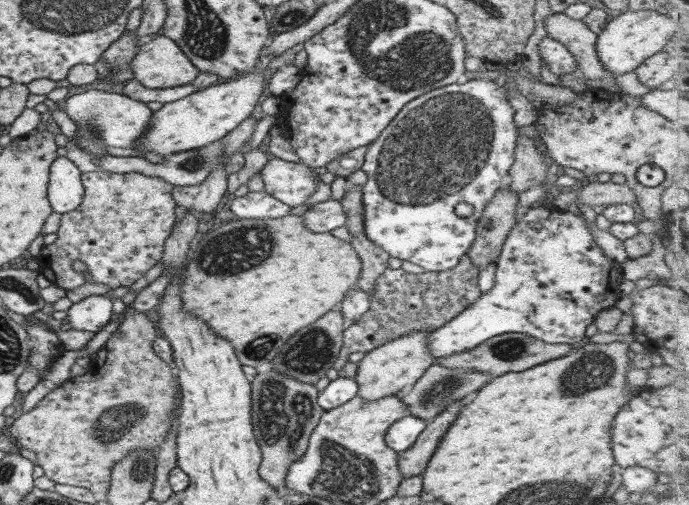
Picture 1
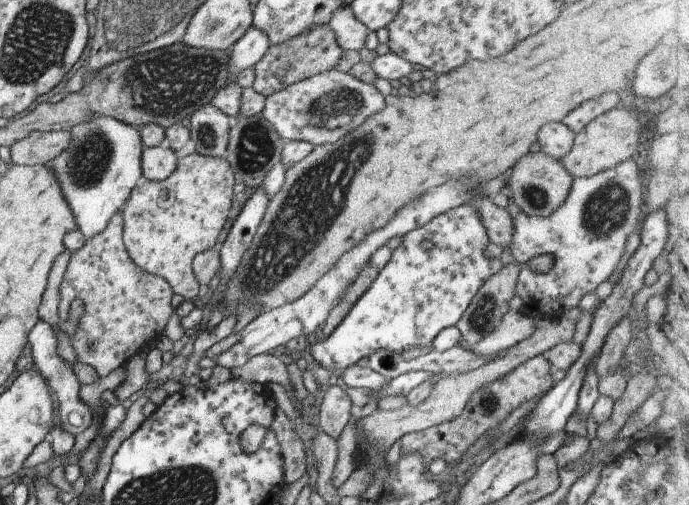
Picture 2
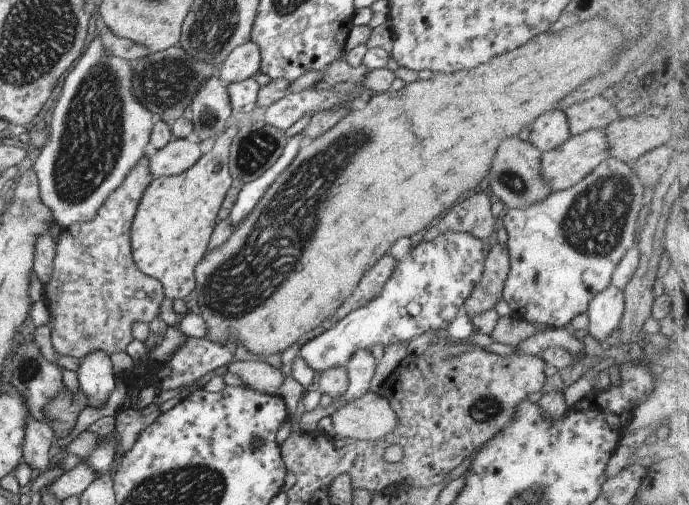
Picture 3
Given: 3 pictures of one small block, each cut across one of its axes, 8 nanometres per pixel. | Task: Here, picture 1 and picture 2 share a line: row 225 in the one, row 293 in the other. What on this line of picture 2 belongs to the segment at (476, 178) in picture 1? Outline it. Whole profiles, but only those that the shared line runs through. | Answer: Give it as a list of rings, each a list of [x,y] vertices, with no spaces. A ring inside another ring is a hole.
[[[470,204],[450,208],[424,226],[407,232],[402,244],[392,251],[388,264],[381,268],[372,286],[356,301],[336,330],[324,341],[312,345],[312,358],[322,368],[333,372],[355,365],[360,358],[374,354],[376,350],[402,353],[412,346],[428,346],[444,328],[458,326],[476,293],[502,268],[499,258],[485,257],[484,251],[490,243],[478,210]]]

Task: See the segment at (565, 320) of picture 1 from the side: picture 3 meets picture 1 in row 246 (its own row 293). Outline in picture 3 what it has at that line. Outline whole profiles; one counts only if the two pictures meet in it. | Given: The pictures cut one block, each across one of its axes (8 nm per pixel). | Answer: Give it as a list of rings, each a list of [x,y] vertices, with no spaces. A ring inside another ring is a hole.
[[[608,156],[575,186],[554,192],[544,202],[532,204],[530,208],[505,210],[499,226],[508,232],[506,246],[510,272],[504,282],[502,295],[512,310],[511,316],[564,329],[576,316],[586,313],[590,300],[611,285],[610,279],[616,265],[627,250],[634,246],[636,222],[651,202],[646,188],[634,174],[632,165]]]

